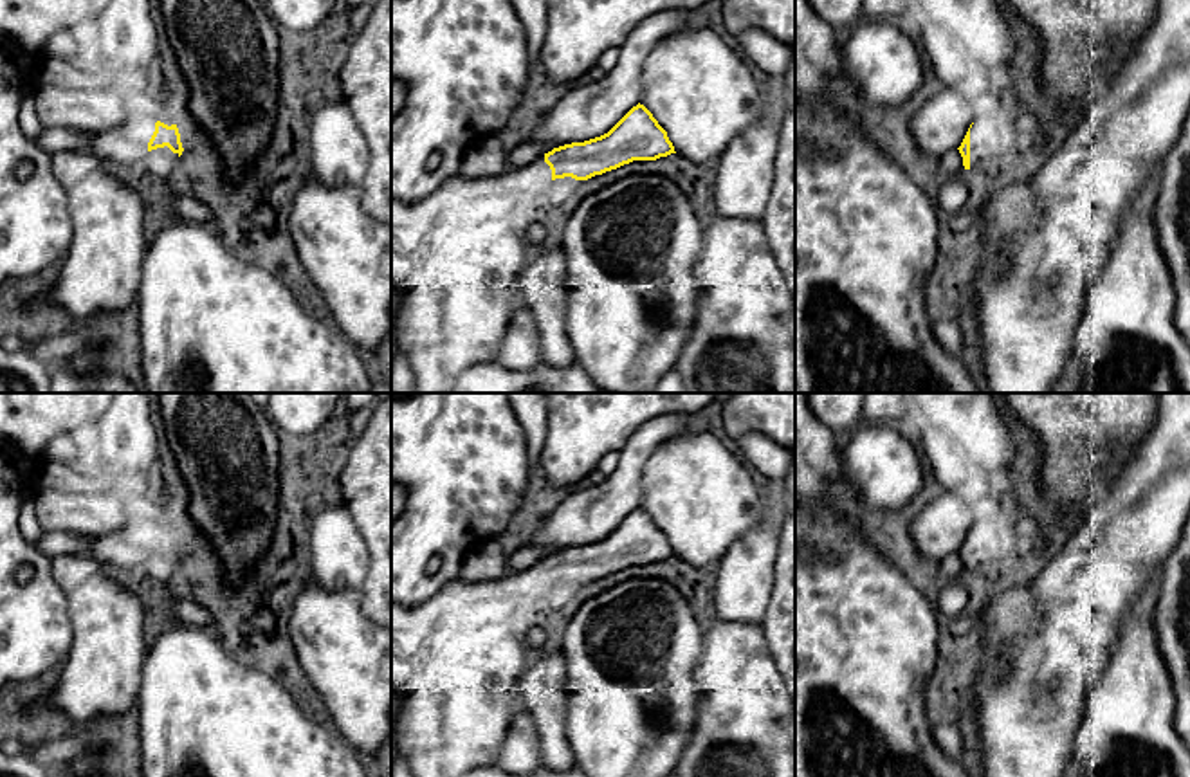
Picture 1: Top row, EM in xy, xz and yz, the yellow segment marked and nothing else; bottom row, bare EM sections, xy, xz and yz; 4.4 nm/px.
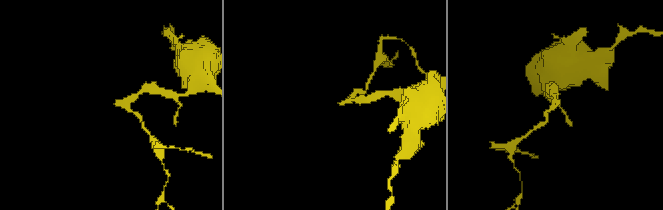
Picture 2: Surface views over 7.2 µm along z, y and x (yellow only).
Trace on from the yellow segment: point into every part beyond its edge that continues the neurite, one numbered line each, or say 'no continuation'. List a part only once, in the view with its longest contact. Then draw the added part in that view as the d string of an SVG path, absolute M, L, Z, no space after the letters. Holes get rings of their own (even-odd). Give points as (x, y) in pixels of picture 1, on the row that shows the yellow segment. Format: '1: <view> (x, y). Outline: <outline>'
1: yz (983, 134). Outline: M981 115L970 128L970 168L979 168L981 160L997 150L999 130L997 124Z

